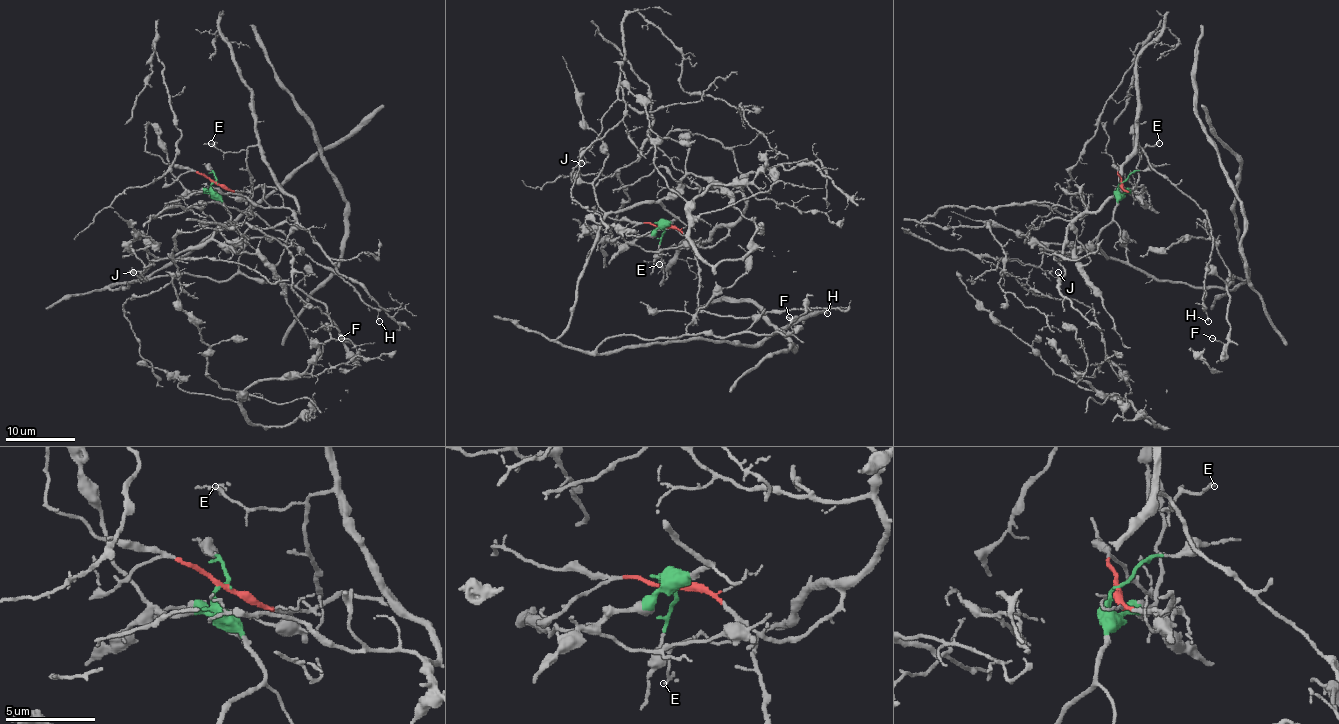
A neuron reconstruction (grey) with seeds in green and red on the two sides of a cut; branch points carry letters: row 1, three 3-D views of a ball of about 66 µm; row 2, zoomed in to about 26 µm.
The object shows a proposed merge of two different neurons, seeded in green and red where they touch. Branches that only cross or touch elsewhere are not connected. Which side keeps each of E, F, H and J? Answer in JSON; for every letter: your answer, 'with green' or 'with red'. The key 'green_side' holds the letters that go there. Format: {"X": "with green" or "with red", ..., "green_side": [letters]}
{"E": "with red", "F": "with green", "H": "with red", "J": "with green", "green_side": ["F", "J"]}

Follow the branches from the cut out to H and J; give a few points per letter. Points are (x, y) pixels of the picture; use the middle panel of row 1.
H: (662, 226), (702, 247), (729, 229), (718, 226), (697, 243), (702, 310), (753, 317), (827, 313)
J: (662, 226), (678, 219), (655, 203), (606, 212), (594, 187), (571, 179), (580, 152), (592, 145), (582, 163)

